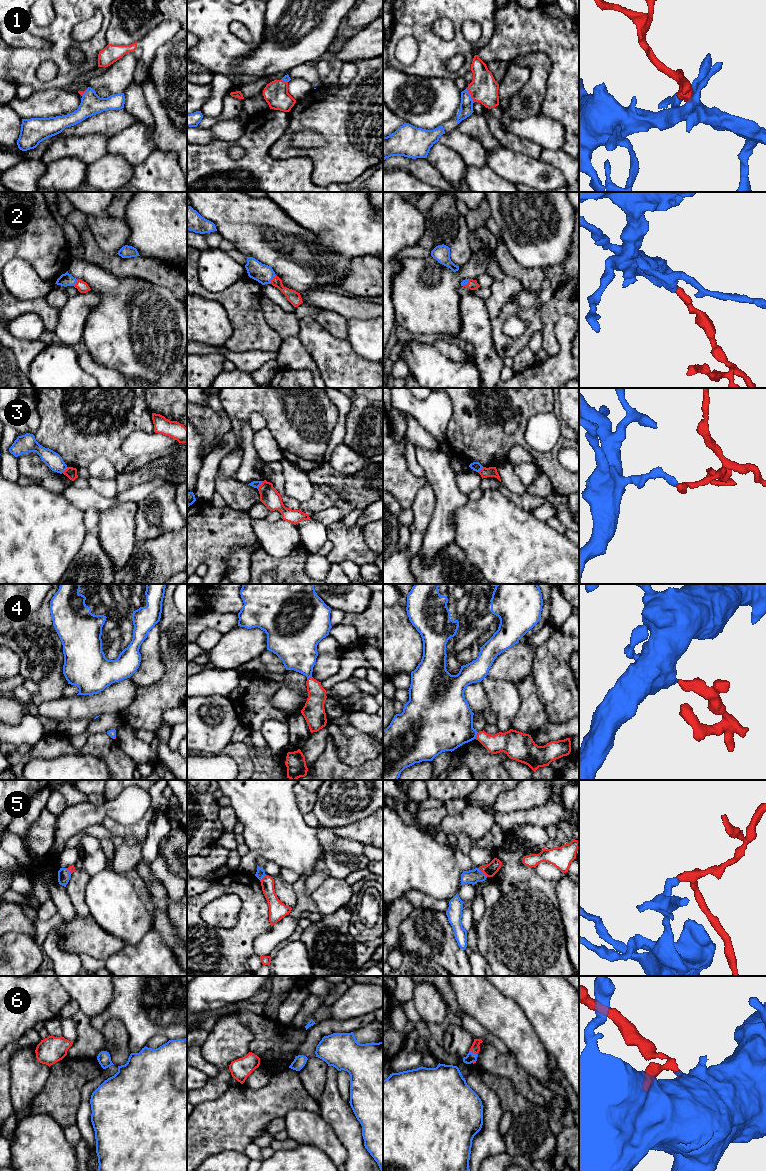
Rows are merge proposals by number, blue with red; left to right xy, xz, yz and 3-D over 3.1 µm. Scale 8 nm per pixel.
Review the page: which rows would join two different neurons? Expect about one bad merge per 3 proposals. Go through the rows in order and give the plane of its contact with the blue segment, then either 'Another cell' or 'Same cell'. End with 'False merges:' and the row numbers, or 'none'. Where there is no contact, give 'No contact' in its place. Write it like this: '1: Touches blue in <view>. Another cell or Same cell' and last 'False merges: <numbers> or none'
1: Touches blue in yz. Same cell
2: Touches blue in xz. Same cell
3: Touches blue in xz. Another cell
4: Touches blue in yz. Same cell
5: Touches blue in yz. Another cell
6: Touches blue in yz. Same cell
False merges: 3, 5

